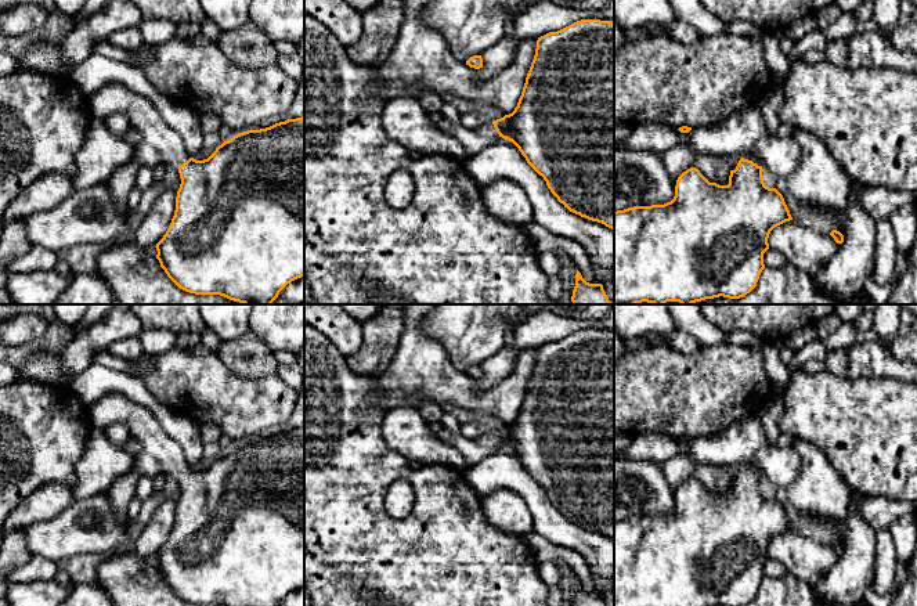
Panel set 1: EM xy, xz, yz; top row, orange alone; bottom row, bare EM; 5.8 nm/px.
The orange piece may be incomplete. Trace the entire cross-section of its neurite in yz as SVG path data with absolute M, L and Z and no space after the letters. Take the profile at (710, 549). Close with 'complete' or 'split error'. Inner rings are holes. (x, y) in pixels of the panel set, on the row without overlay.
M745 462L729 494L710 493L698 479L683 481L675 495L671 512L633 516L614 522L614 606L745 606L759 589L763 563L769 559L770 541L793 530L783 505L765 495L762 472L754 462Z; split error

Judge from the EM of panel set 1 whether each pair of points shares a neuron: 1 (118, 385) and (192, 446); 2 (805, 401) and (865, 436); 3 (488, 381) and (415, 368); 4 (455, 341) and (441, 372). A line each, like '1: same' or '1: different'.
1: same
2: same
3: different
4: different

